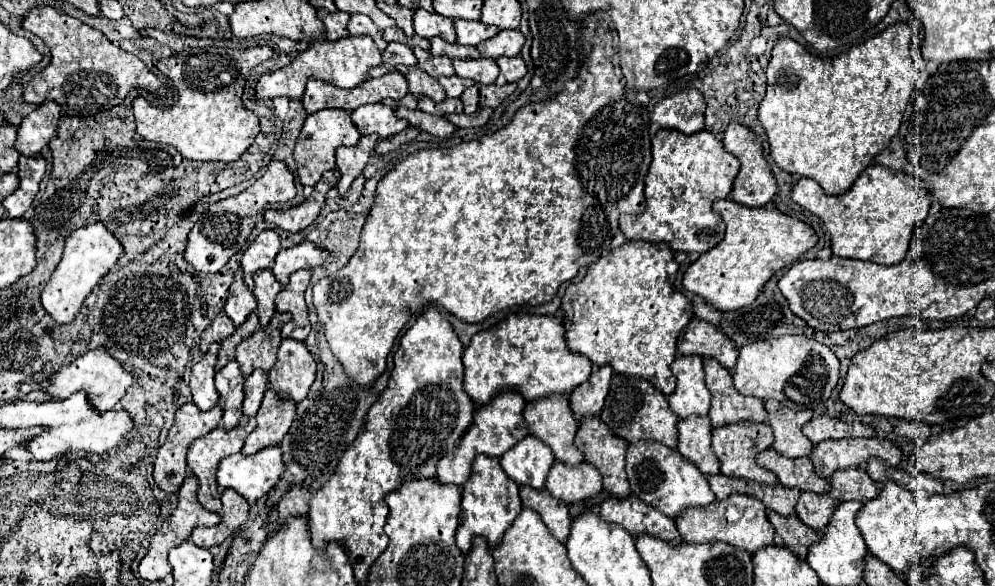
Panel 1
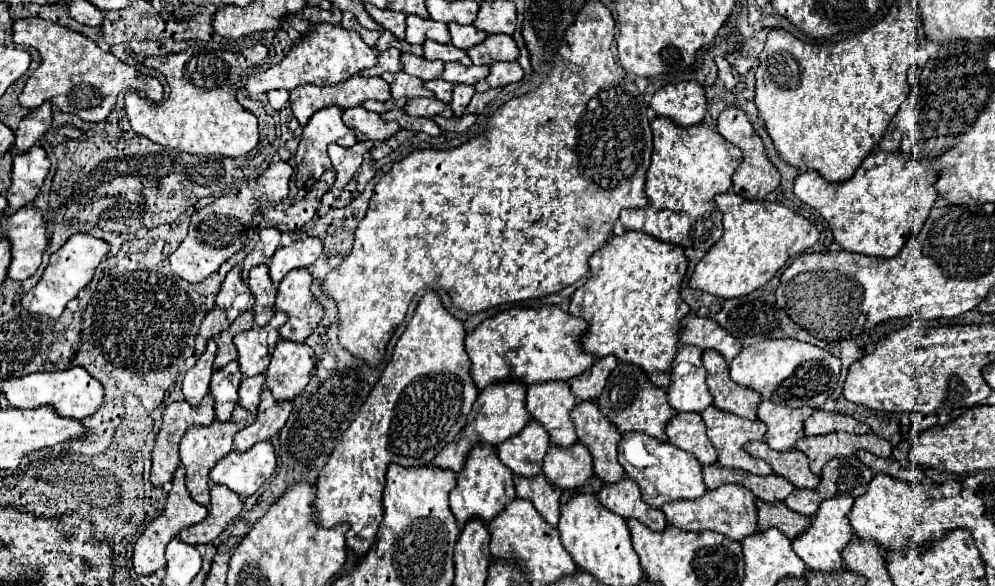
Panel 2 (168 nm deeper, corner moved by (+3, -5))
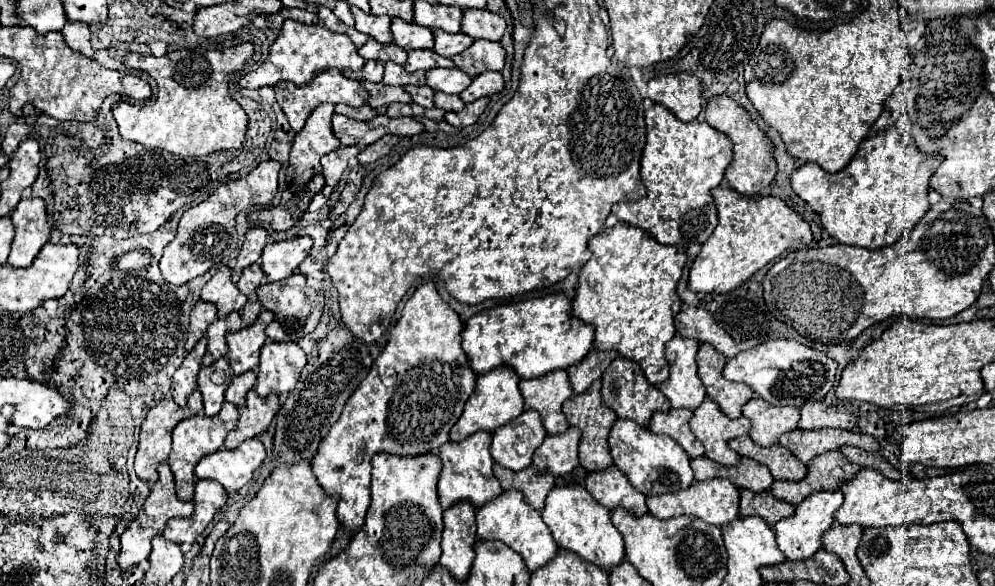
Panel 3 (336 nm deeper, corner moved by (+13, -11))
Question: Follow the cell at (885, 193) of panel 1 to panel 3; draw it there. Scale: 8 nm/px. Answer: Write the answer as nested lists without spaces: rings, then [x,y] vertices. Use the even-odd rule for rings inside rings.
[[[905,115],[883,133],[867,137],[851,163],[839,173],[827,173],[817,163],[803,163],[791,173],[791,189],[813,207],[837,243],[881,249],[899,241],[901,229],[913,229],[927,213],[929,179],[939,165],[941,159],[925,157],[917,151],[909,117]]]

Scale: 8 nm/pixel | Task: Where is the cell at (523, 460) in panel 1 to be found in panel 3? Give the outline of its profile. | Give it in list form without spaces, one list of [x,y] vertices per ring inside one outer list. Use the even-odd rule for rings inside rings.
[[[523,411],[513,423],[493,433],[491,455],[497,465],[511,471],[523,471],[531,465],[533,453],[543,443],[545,435],[537,411]]]

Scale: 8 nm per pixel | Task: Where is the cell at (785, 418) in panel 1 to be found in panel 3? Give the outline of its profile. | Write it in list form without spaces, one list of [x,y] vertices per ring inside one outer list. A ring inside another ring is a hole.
[[[755,397],[743,405],[743,415],[751,421],[749,437],[759,447],[773,447],[783,433],[795,431],[799,423],[797,407],[773,407]]]

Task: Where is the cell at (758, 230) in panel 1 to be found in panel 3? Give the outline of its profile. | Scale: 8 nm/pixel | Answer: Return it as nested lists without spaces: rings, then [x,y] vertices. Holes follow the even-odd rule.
[[[717,187],[711,193],[719,213],[719,225],[701,245],[701,253],[691,265],[689,289],[695,293],[723,295],[727,291],[735,291],[761,267],[781,257],[781,253],[791,247],[807,247],[813,241],[809,223],[777,197],[749,197],[729,187]]]

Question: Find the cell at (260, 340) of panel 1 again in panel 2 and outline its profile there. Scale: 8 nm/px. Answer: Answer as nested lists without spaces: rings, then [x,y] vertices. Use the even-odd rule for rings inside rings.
[[[277,311],[265,327],[253,327],[235,337],[239,351],[239,367],[245,377],[253,377],[267,371],[269,357],[279,341],[279,327],[287,321],[287,313]]]

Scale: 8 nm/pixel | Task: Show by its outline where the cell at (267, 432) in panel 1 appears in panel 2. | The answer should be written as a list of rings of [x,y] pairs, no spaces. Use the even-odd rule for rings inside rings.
[[[263,389],[257,417],[249,427],[241,429],[235,435],[235,449],[243,453],[251,449],[257,441],[269,441],[275,433],[283,429],[291,413],[291,407],[293,407],[291,401],[275,401],[275,397],[267,389]]]

